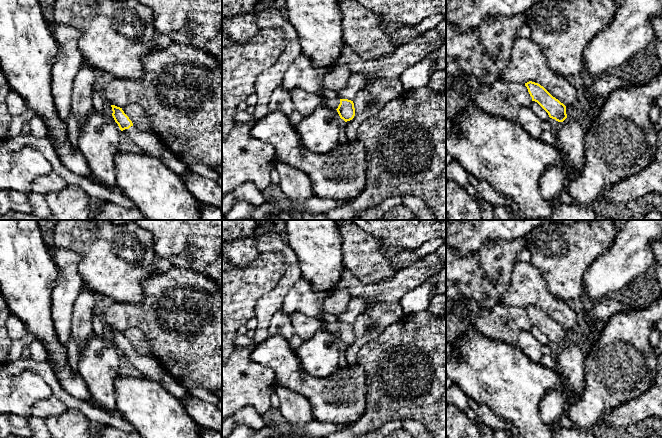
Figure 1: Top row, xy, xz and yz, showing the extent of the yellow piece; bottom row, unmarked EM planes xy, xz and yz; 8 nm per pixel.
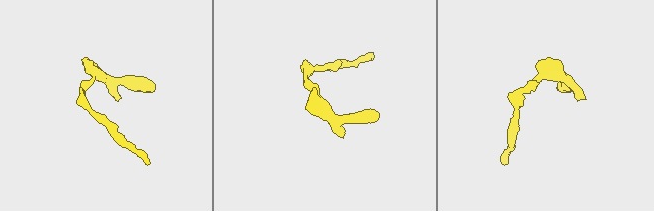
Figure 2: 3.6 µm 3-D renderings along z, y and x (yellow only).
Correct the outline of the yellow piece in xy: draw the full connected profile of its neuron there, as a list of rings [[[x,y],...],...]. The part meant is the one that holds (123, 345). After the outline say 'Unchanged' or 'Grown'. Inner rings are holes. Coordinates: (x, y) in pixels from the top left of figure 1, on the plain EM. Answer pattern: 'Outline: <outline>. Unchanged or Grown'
Outline: [[[111,329],[111,331],[112,340],[122,355],[125,364],[131,367],[136,374],[159,383],[162,367],[157,358],[137,352],[122,332],[115,329]]]. Grown

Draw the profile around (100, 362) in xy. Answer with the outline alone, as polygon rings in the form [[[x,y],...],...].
[[[92,333],[79,353],[78,374],[92,399],[108,413],[117,412],[115,380],[123,369],[123,357],[113,340]]]

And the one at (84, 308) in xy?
[[[83,286],[73,306],[71,335],[78,345],[79,353],[85,348],[89,336],[93,333],[92,317],[98,313],[95,307],[94,293]]]

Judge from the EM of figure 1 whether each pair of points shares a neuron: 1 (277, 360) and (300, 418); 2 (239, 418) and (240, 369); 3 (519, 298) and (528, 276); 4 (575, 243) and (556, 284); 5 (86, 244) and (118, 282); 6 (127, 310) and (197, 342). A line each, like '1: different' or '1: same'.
1: different
2: different
3: same
4: same
5: same
6: same

